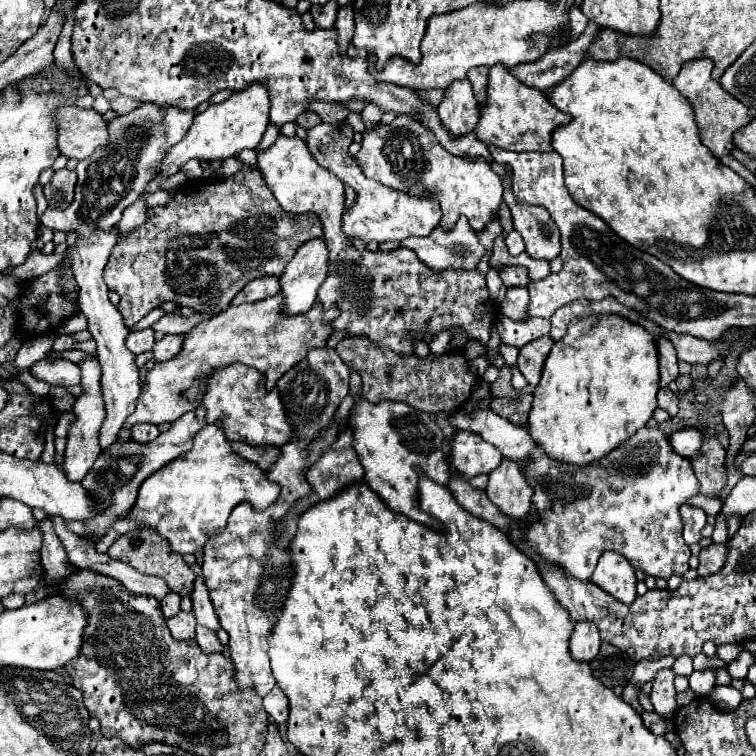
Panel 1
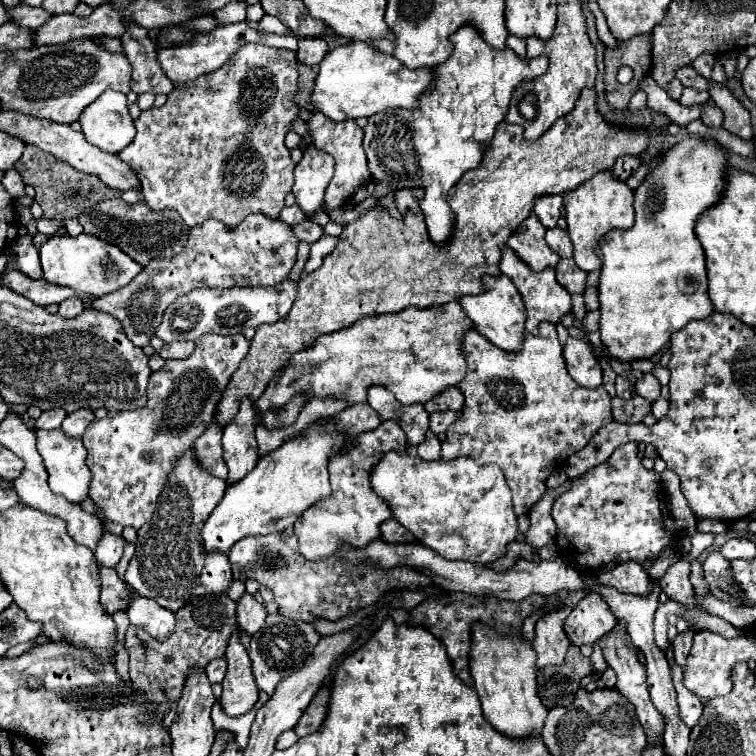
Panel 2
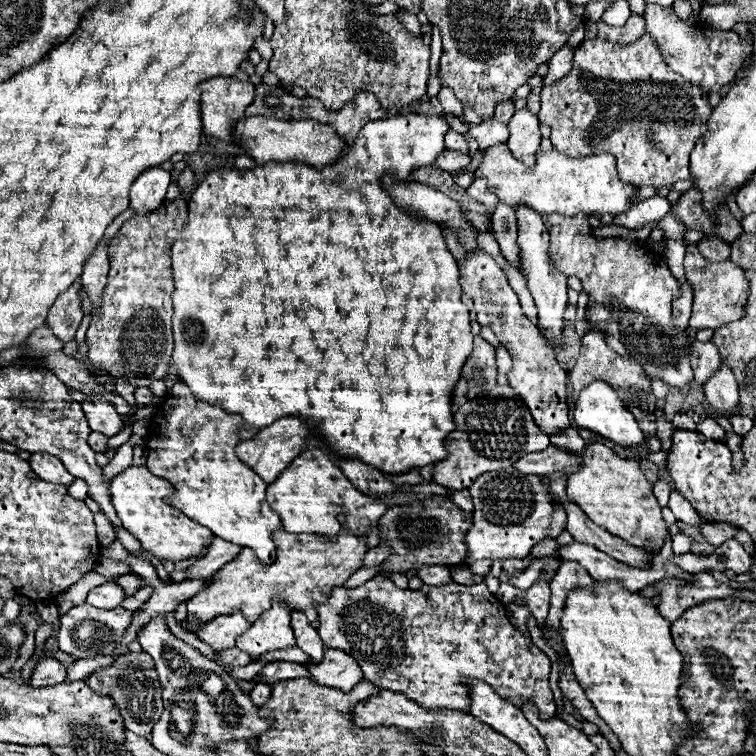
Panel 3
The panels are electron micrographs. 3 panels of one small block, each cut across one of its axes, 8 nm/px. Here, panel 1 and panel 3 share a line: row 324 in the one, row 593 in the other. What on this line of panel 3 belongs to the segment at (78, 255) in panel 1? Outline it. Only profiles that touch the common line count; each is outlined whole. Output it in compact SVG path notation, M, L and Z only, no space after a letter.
M106 582L106 584L100 584L94 590L90 590L86 602L96 608L102 608L102 610L112 610L112 608L118 608L124 598L126 598L126 594L118 584Z

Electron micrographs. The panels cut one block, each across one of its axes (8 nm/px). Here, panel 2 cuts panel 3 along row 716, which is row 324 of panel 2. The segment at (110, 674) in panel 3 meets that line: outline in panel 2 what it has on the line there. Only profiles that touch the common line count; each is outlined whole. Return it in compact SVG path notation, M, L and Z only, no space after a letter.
M250 214L238 226L228 228L220 220L206 220L190 230L184 250L170 260L152 260L126 286L112 294L96 298L96 310L108 312L124 326L126 336L136 346L150 344L150 338L160 326L164 308L178 296L194 288L230 288L230 286L276 286L296 262L300 240L292 228L280 218L266 214Z

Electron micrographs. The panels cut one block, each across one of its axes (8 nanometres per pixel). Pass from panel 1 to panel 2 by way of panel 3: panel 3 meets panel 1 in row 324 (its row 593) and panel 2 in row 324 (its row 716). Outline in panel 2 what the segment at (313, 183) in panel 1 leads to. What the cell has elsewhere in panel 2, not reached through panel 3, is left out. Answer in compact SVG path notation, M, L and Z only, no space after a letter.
M542 324L538 336L526 332L522 350L518 354L496 348L476 330L466 332L462 348L468 362L466 380L460 382L466 404L460 412L460 420L456 420L446 432L440 460L472 458L478 464L496 464L504 472L506 482L514 494L516 516L526 514L544 496L546 478L574 452L584 448L602 426L612 422L610 396L602 386L590 390L574 382L574 378L566 370L566 360L562 356L562 346L558 342L554 324Z

